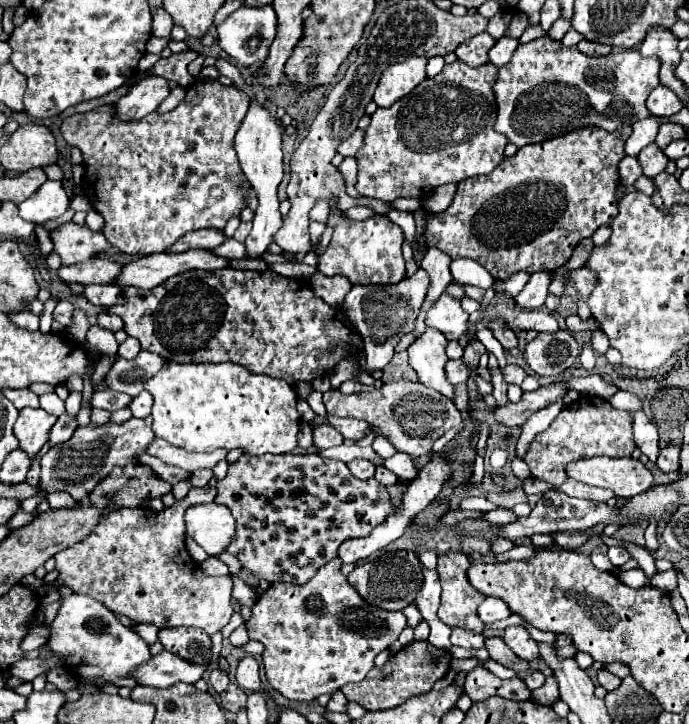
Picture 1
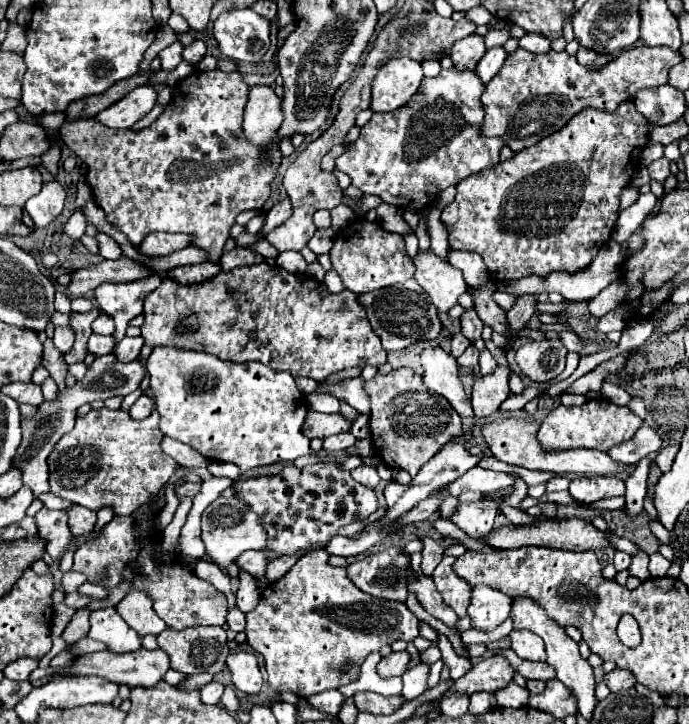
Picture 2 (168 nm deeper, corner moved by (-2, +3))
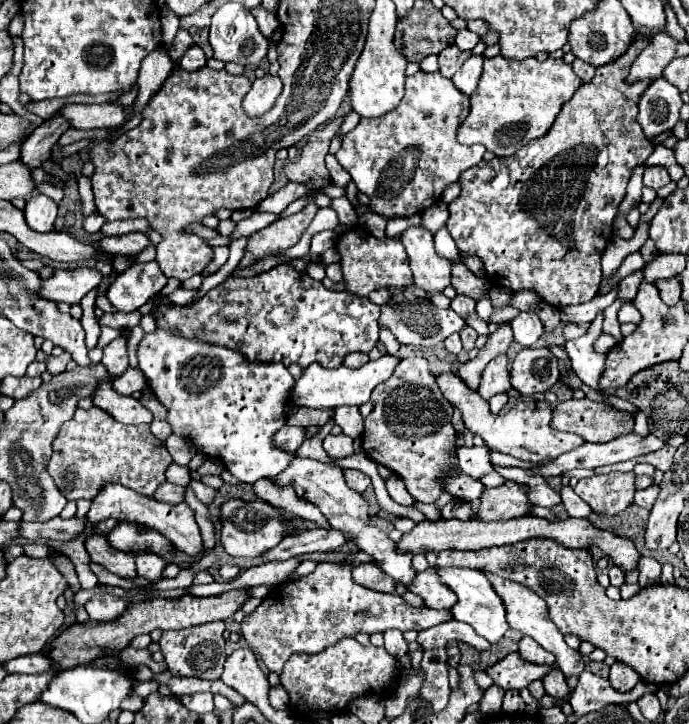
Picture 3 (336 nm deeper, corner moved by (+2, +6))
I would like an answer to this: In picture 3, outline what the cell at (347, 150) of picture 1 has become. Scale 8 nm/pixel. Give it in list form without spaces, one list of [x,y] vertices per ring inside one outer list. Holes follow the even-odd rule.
[[[332,154],[326,156],[326,168],[328,168],[328,172],[330,172],[332,182],[334,182],[336,186],[340,186],[340,188],[346,188],[346,184],[352,180],[350,174],[348,174],[340,164],[338,164],[336,156],[332,156]]]

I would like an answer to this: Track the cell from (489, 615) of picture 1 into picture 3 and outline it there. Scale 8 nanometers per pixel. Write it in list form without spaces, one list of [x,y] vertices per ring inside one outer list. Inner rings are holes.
[[[434,566],[434,568],[436,568],[436,574],[440,576],[440,582],[446,584],[458,596],[458,602],[452,608],[454,618],[460,620],[460,622],[470,624],[490,644],[498,644],[504,638],[504,634],[506,634],[506,630],[510,626],[506,622],[506,610],[502,606],[502,600],[494,592],[494,588],[490,586],[486,576],[482,572],[478,572],[478,570],[472,570],[472,568],[458,568],[458,566],[450,566],[450,568]]]

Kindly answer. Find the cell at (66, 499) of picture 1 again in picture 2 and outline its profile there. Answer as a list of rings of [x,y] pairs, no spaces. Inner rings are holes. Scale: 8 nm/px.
[[[70,505],[64,511],[68,515],[68,527],[76,537],[90,535],[90,531],[96,523],[96,513],[94,511],[90,511],[88,507],[82,507],[82,505]]]

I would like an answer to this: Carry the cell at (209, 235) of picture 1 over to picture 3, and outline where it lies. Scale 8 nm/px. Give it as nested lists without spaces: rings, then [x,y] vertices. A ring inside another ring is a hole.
[[[132,232],[132,234],[124,234],[124,236],[102,238],[102,240],[98,242],[98,248],[100,248],[102,252],[112,254],[112,256],[116,256],[116,254],[136,256],[136,254],[140,254],[148,244],[150,244],[150,240],[148,240],[146,234]]]

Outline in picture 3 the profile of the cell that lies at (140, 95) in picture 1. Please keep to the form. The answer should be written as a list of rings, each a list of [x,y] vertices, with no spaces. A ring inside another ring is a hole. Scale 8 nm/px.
[[[66,104],[56,114],[64,116],[76,130],[114,128],[126,120],[124,108],[116,104]]]

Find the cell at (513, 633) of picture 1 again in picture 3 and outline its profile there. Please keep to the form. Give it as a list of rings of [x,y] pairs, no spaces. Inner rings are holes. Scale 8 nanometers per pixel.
[[[528,636],[522,638],[518,652],[526,662],[534,662],[534,664],[554,664],[556,662],[554,654],[544,650],[536,640],[530,640]]]

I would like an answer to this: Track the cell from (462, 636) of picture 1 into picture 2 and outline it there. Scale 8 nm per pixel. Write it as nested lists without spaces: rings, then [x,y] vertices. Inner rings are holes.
[[[410,573],[408,591],[412,591],[412,593],[418,597],[420,605],[422,605],[432,617],[440,619],[446,627],[458,631],[458,627],[456,627],[456,625],[458,625],[458,615],[456,615],[450,607],[446,607],[446,603],[442,601],[442,597],[440,597],[440,593],[436,591],[436,587],[434,587],[434,583],[432,583],[430,577],[422,577],[420,581],[414,581],[414,575]]]

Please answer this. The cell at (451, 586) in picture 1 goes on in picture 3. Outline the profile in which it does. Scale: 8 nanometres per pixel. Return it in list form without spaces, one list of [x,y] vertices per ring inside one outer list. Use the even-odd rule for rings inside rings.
[[[434,568],[418,572],[414,576],[414,584],[410,584],[408,590],[414,592],[414,594],[418,594],[424,600],[426,608],[450,610],[456,604],[454,592],[440,582],[440,578],[438,578],[438,574],[436,574]]]

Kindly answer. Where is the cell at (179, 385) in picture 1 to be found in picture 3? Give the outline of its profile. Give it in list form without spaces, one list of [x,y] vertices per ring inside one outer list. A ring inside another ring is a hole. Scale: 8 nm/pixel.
[[[156,328],[154,332],[144,334],[138,344],[138,368],[144,372],[156,398],[168,408],[168,424],[172,426],[172,432],[190,440],[194,446],[202,446],[202,452],[208,458],[220,460],[242,482],[252,484],[260,478],[272,478],[294,458],[294,454],[272,446],[274,432],[286,424],[284,406],[290,402],[290,390],[294,386],[294,378],[284,364],[250,362],[240,352],[186,338],[178,334],[176,328]]]

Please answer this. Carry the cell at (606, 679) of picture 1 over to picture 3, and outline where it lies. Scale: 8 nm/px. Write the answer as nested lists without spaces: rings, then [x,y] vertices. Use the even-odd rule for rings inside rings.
[[[616,662],[610,668],[610,678],[608,680],[618,692],[630,692],[636,686],[636,682],[640,680],[640,676],[630,666],[626,666],[622,662]]]

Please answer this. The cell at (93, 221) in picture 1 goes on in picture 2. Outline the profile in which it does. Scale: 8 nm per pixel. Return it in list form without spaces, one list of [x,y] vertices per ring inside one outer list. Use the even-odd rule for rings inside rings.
[[[98,231],[96,233],[96,241],[98,241],[98,247],[100,247],[100,255],[104,259],[118,259],[122,255],[122,249],[118,247],[118,243],[110,235]]]

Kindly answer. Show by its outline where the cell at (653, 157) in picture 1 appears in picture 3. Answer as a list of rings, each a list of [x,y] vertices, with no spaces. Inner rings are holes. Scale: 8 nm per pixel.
[[[660,166],[646,168],[646,172],[644,172],[644,186],[658,190],[658,188],[662,188],[666,184],[670,184],[670,176],[668,176],[666,168],[660,168]]]

